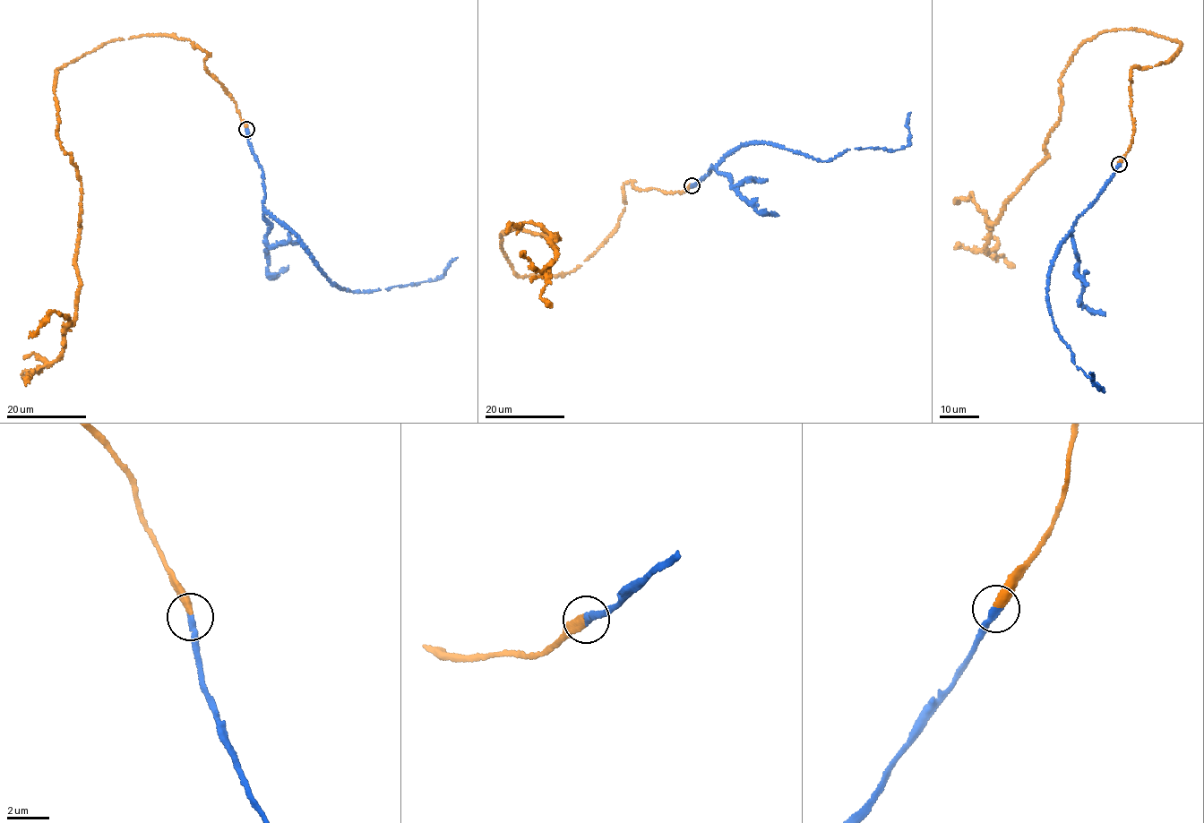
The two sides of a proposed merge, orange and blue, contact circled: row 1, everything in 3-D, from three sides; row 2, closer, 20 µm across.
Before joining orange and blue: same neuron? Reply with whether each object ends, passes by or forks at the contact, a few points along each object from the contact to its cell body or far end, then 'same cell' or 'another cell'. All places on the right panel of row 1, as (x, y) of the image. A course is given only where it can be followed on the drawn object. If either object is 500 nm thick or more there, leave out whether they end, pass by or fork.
orange ends; blue ends; course orange (1119, 163), (1134, 67), (1176, 39), (1075, 53), (1046, 159), (990, 224), (1015, 268); course blue (1119, 163), (1060, 242), (1046, 289), (1053, 325), (1071, 350), (1073, 363), (1104, 390), (1094, 384), (1090, 372); same cell

